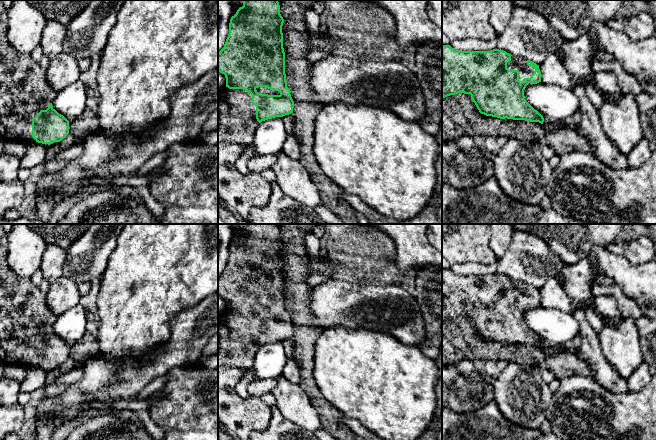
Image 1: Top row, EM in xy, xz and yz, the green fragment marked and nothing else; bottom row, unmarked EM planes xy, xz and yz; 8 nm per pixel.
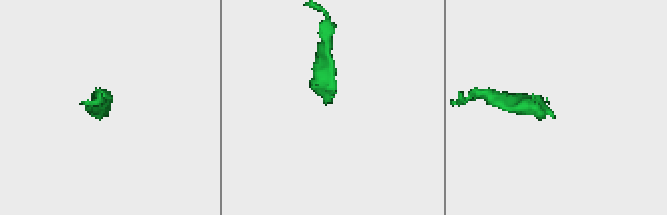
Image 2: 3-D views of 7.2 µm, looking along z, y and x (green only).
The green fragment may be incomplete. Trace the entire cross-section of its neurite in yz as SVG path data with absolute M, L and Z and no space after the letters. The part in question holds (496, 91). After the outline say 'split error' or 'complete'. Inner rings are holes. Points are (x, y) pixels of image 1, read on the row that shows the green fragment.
M442 45L442 98L460 92L470 94L481 114L500 119L525 120L543 124L543 116L525 99L524 90L528 84L541 82L539 65L522 57L512 56L506 51L458 51L450 45Z; split error

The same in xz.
M243 0L243 6L231 17L228 37L218 53L218 71L226 78L226 86L218 93L218 142L250 145L262 121L293 113L294 101L285 74L283 23L278 0Z; split error

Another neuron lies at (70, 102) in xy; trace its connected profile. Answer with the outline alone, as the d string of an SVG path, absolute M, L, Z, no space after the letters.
M80 79L58 91L52 102L53 109L63 115L69 122L88 113L87 85Z

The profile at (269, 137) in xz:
M274 117L259 124L250 145L254 147L256 157L274 155L282 152L287 135L282 117Z

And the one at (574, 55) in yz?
M583 34L578 36L574 41L566 40L555 54L568 73L575 76L577 82L581 82L587 86L591 83L596 84L590 52L591 42L589 38Z

